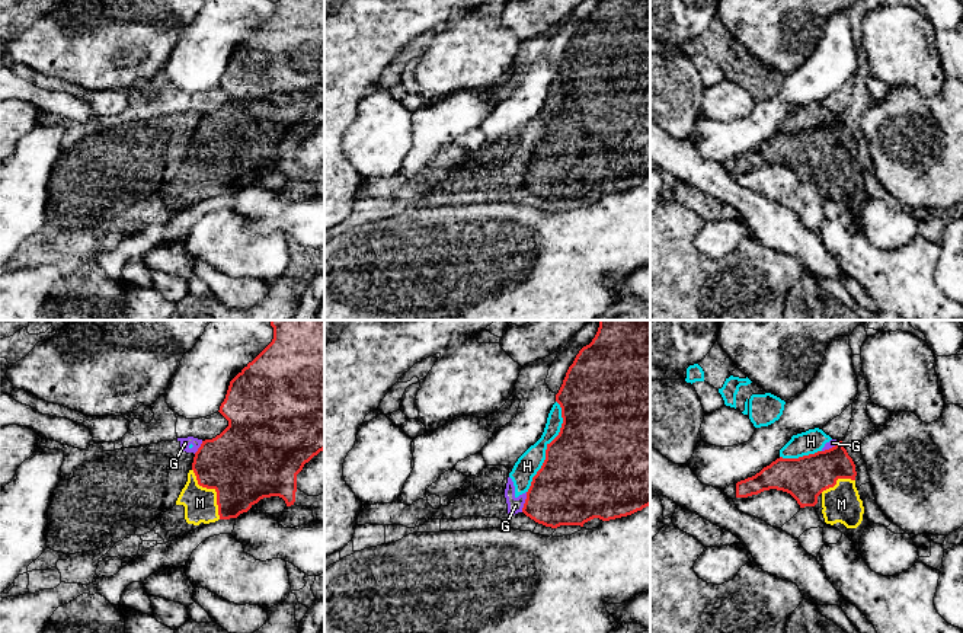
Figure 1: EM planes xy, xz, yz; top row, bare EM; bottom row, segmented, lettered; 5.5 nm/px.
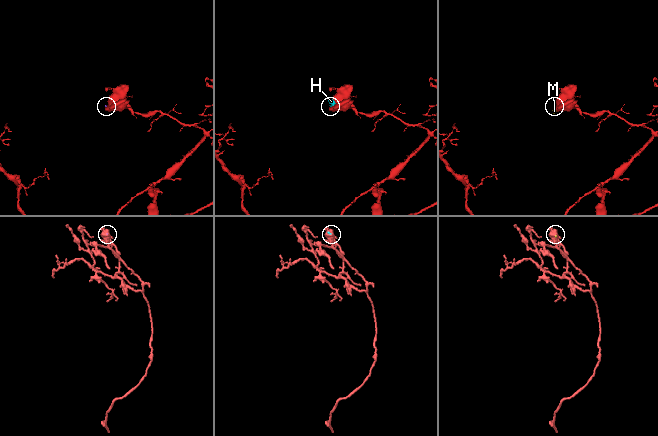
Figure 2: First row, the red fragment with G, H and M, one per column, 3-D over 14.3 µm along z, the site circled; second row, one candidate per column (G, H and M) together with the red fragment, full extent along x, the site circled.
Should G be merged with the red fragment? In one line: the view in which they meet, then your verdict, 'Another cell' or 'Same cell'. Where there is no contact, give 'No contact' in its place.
Touches red in xz. Another cell

